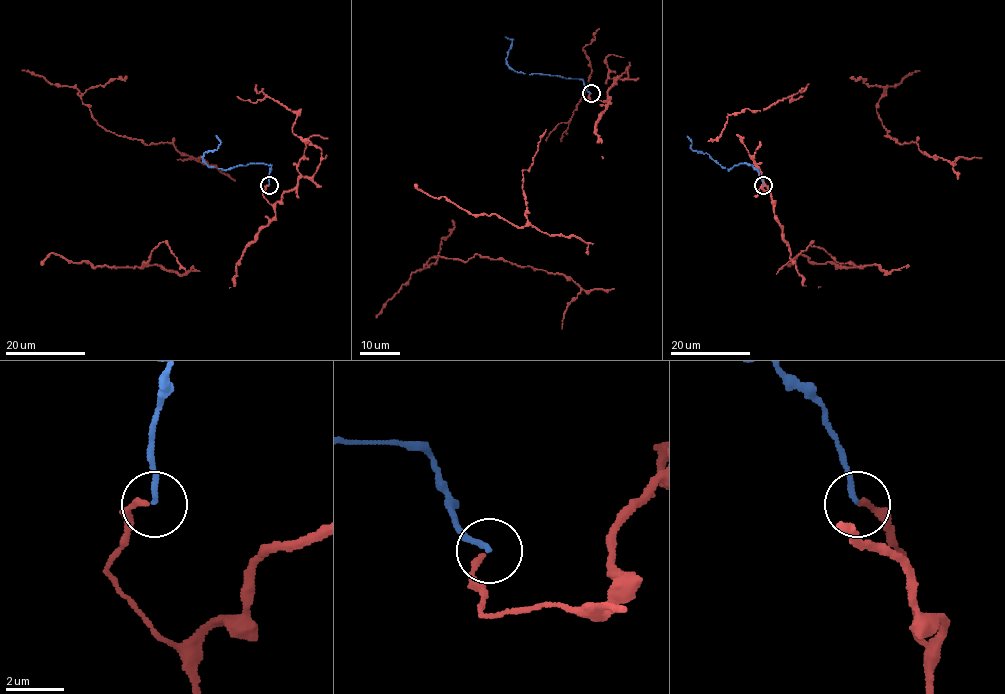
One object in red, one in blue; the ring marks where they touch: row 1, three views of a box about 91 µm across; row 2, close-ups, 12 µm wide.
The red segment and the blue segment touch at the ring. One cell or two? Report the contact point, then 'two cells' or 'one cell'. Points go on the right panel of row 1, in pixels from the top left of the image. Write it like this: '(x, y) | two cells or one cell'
(763, 185) | one cell

